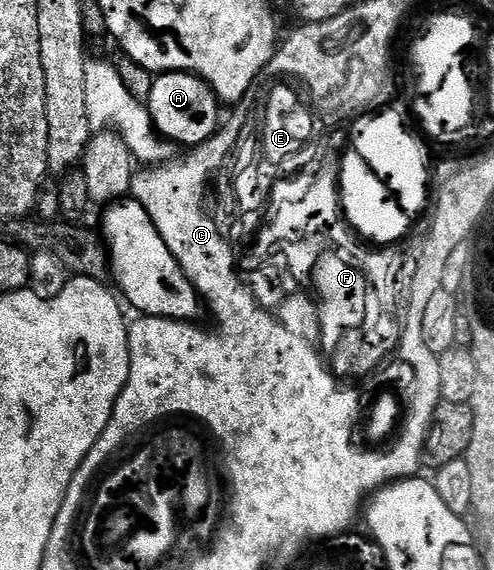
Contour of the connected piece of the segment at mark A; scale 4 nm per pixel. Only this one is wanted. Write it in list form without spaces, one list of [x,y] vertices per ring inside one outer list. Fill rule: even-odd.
[[[163,72],[153,77],[154,85],[150,88],[148,109],[154,131],[158,136],[173,142],[175,145],[203,144],[209,140],[220,127],[218,108],[220,101],[214,91],[198,76],[190,72]]]

